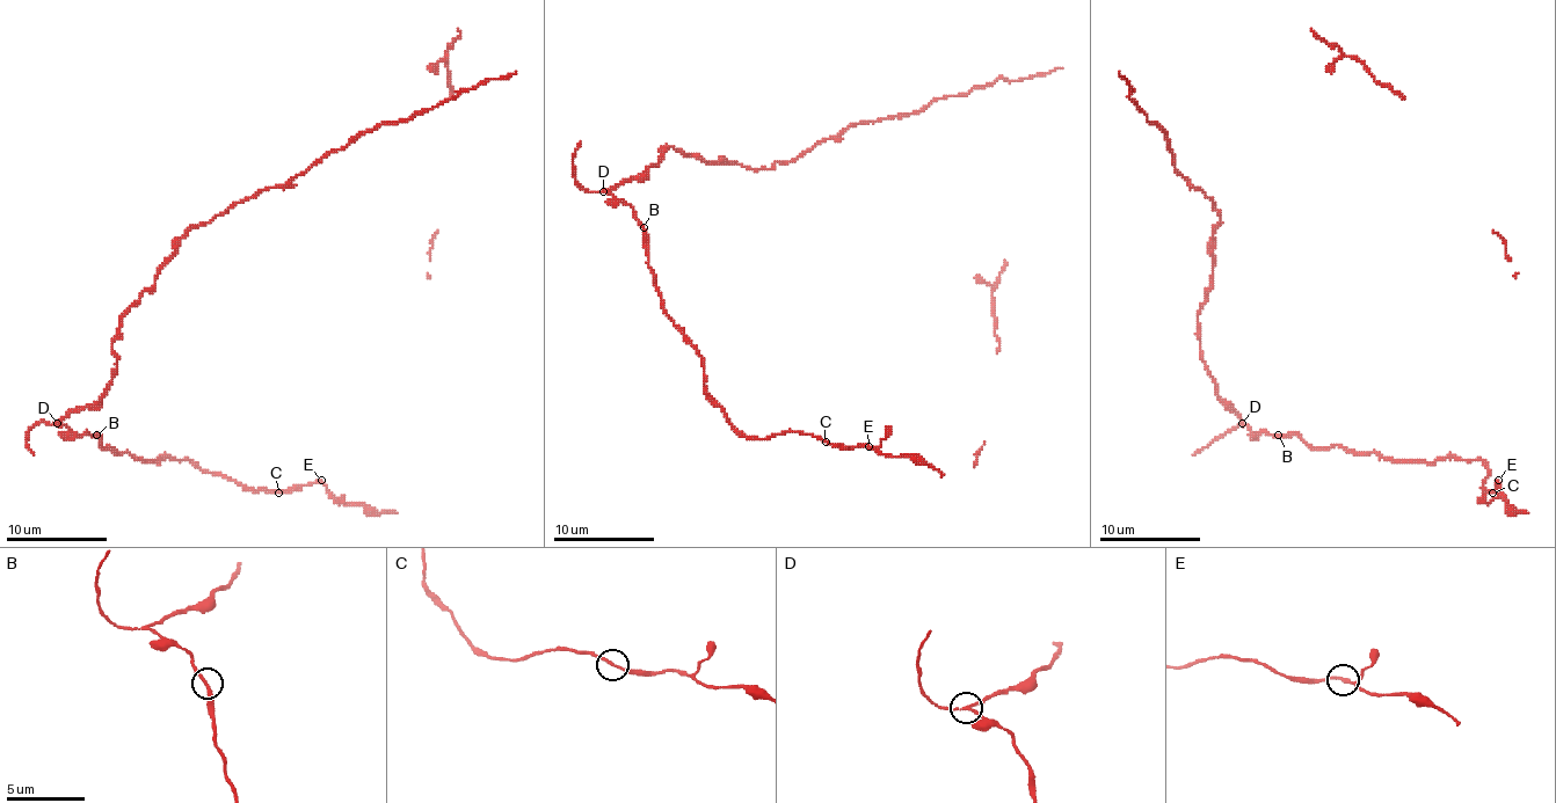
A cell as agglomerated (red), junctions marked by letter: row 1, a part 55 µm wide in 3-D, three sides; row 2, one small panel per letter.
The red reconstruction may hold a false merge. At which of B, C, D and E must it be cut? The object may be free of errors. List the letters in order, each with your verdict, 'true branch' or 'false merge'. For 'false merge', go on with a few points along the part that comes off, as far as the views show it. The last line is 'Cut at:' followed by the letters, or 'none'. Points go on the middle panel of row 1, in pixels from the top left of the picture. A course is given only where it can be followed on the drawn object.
B: true branch
C: true branch
D: false merge; foreign part runs (603, 191), (638, 179), (666, 146), (704, 161), (770, 169), (850, 126), (918, 114), (1000, 78), (1062, 68)
E: true branch
Cut at: D

